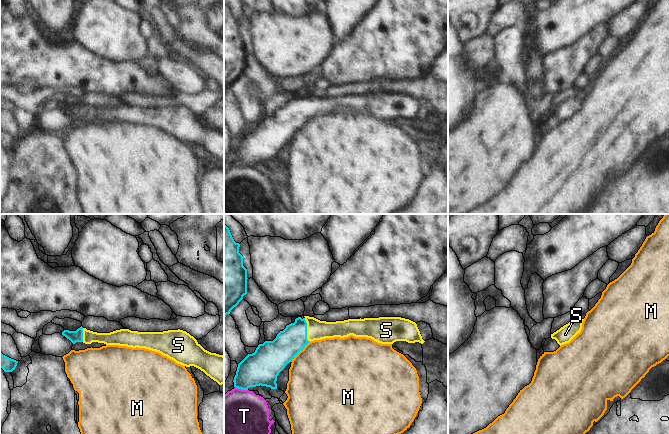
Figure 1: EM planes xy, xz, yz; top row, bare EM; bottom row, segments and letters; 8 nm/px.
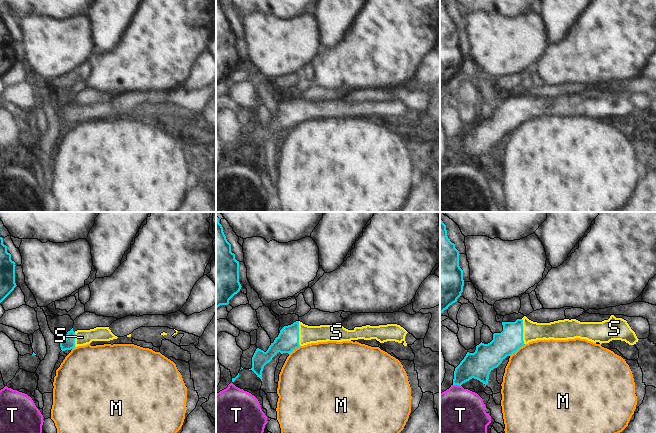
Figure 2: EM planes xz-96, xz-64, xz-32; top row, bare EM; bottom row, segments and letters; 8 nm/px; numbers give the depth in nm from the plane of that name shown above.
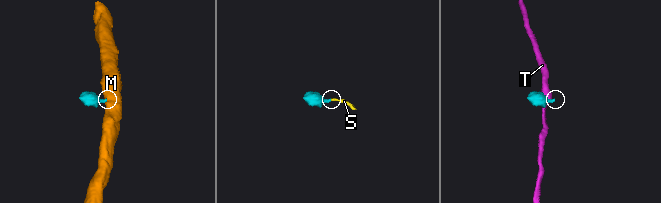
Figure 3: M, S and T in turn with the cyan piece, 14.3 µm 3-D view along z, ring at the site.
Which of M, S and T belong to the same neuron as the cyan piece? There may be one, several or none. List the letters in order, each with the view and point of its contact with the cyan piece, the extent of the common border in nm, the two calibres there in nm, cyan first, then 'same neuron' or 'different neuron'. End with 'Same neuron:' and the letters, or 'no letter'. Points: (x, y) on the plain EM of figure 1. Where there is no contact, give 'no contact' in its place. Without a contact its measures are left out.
M: meets cyan in xz at (300, 126); contact 220 nm long; 280 nm thick on the cyan side, 500 nm on the other; different neuron
S: meets cyan in xz at (306, 106); contact 200 nm long; 220 nm thick on the cyan side, 160 nm on the other; same neuron
T: meets cyan in xz at (241, 164); contact 110 nm long; 280 nm thick on the cyan side, 460 nm on the other; different neuron
Same neuron: S

